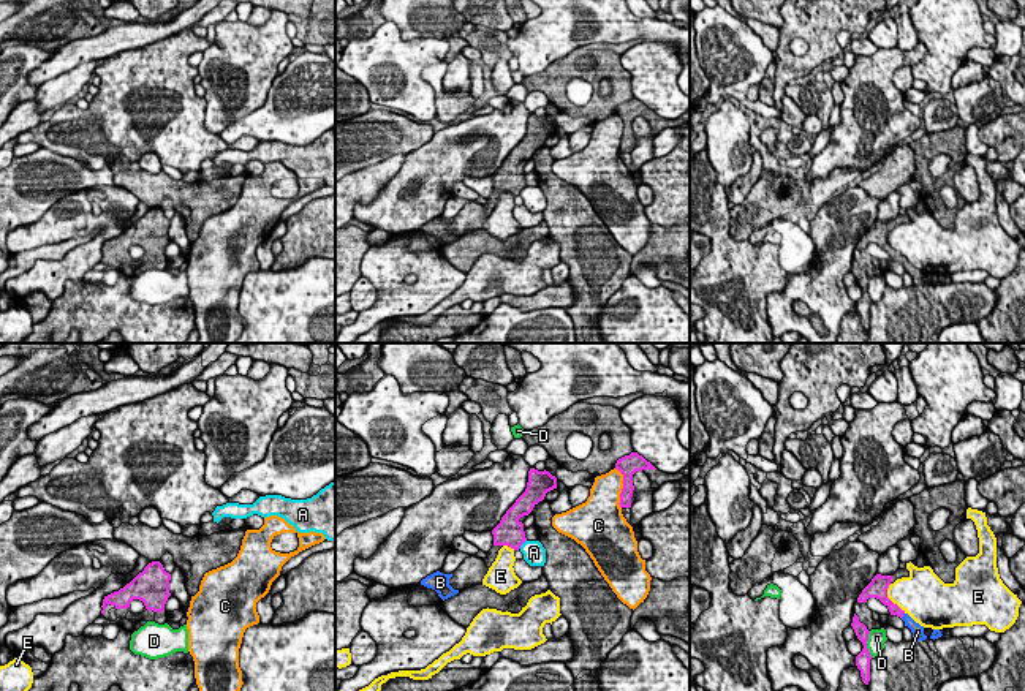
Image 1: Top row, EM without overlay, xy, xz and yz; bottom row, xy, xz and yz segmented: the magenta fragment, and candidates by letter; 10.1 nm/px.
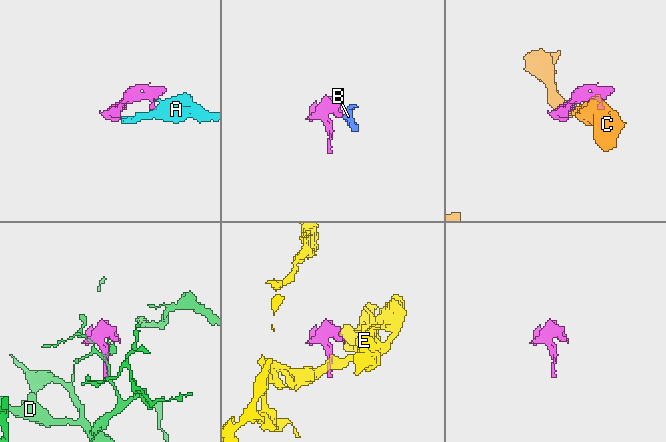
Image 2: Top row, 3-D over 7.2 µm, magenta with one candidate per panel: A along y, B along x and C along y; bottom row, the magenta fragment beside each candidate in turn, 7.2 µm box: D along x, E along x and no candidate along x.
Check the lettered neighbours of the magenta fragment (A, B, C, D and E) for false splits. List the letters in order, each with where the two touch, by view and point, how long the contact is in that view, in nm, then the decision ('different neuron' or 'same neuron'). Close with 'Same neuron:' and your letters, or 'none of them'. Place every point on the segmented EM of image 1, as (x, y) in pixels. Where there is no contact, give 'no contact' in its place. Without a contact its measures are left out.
A: meets magenta in xz at (522, 543); contact 120 nm long; different neuron
B: meets magenta in yz at (902, 615); contact 70 nm long; same neuron
C: meets magenta in xz at (624, 487); contact 420 nm long; different neuron
D: meets magenta in yz at (866, 644); contact 280 nm long; different neuron
E: meets magenta in yz at (889, 600); contact 340 nm long; different neuron
Same neuron: B

